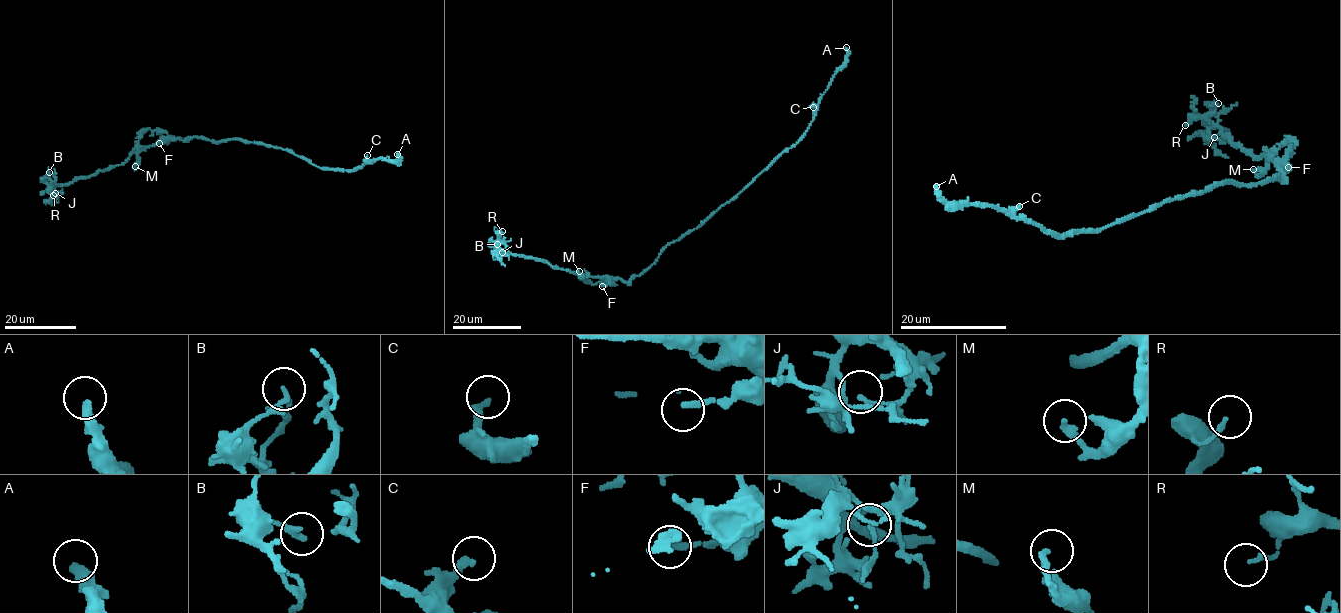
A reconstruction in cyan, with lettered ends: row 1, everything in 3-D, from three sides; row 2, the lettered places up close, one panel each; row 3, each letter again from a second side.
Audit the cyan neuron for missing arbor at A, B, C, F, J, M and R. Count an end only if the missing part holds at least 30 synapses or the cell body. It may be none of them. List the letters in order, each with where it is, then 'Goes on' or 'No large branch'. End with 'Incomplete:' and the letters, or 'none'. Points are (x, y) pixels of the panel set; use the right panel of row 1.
A: Place: (936, 186). No large branch
B: Place: (1218, 103). No large branch
C: Place: (1019, 206). No large branch
F: Place: (1288, 167). No large branch
J: Place: (1214, 137). No large branch
M: Place: (1253, 169). No large branch
R: Place: (1185, 125). No large branch
Incomplete: none

